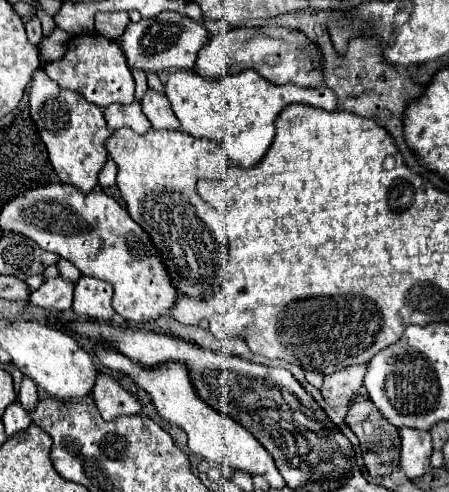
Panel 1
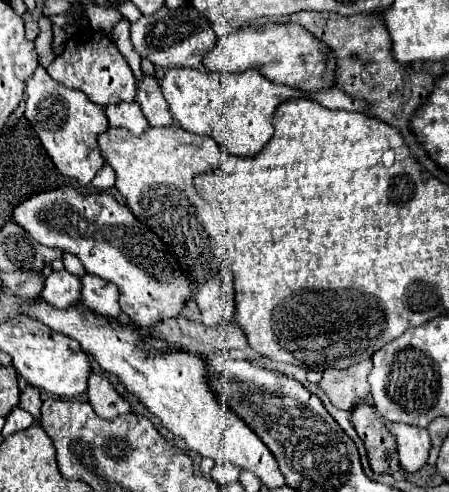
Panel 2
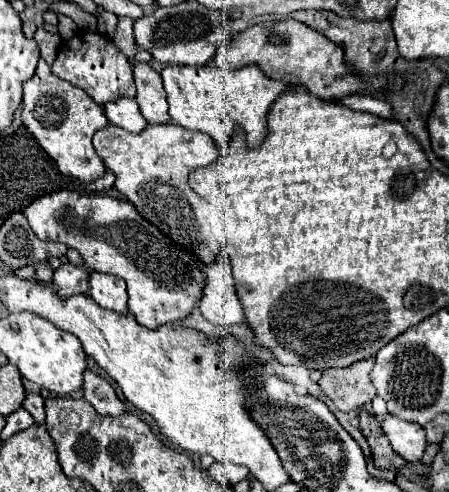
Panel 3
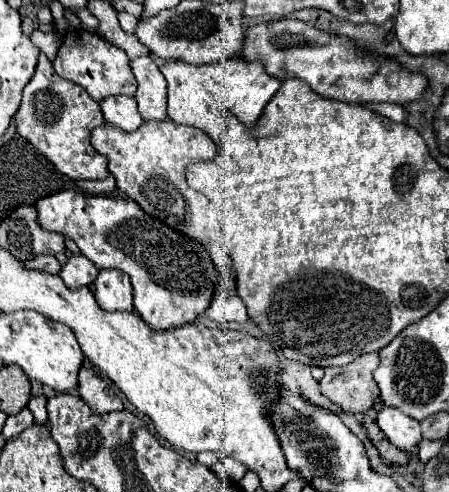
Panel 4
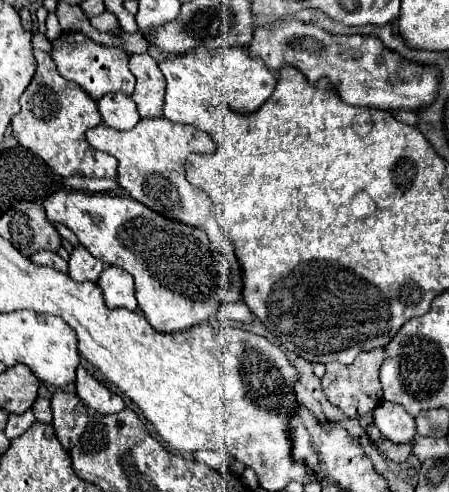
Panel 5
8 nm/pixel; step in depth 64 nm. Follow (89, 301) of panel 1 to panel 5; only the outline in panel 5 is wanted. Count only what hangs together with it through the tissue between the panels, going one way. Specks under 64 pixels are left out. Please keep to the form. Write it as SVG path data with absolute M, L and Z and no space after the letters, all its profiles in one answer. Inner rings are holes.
M106 266L96 282L102 290L104 304L106 308L128 308L128 310L138 310L136 296L134 296L134 284L132 276L124 272L122 268L116 266Z

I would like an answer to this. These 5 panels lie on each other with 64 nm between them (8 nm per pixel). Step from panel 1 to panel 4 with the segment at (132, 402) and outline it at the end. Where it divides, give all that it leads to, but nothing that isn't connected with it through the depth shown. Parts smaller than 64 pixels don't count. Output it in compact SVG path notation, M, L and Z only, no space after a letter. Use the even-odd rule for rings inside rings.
M82 368L78 376L78 392L82 400L92 408L92 412L118 412L124 410L122 400L114 394L110 384L102 380L94 370Z

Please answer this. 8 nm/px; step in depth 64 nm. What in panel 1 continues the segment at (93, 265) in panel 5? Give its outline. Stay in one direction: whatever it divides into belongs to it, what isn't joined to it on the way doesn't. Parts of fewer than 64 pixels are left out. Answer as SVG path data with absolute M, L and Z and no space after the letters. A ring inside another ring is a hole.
M60 276L46 280L38 290L32 292L30 304L36 308L46 308L46 310L70 310L72 306L72 288L74 284L64 282Z

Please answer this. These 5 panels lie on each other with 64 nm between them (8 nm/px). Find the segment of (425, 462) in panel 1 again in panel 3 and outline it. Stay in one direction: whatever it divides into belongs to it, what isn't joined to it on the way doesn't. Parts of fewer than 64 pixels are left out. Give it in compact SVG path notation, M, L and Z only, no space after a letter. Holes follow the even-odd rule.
M386 416L382 420L382 430L390 438L396 454L402 456L408 464L422 460L424 448L428 444L426 432L422 426L406 422L406 420L396 420L396 416Z

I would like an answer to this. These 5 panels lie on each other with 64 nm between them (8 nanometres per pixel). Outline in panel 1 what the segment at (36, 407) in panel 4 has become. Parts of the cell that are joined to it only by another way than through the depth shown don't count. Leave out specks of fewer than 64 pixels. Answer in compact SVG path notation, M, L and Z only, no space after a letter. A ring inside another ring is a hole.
M28 376L22 378L20 382L20 392L18 392L18 400L20 404L30 412L30 408L34 408L34 404L38 402L38 394L36 394L36 384L32 384L32 380Z

